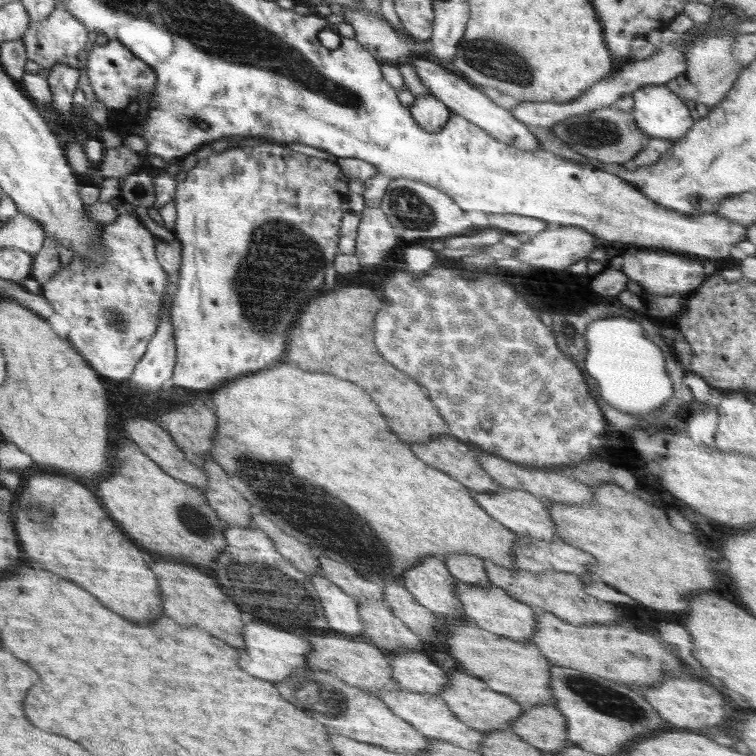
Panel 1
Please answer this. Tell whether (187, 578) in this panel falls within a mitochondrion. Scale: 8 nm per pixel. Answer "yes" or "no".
no

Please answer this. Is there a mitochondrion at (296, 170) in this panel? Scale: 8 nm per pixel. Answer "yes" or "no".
no

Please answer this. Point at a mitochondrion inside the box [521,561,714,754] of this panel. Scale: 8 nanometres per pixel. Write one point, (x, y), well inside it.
(602, 697)

